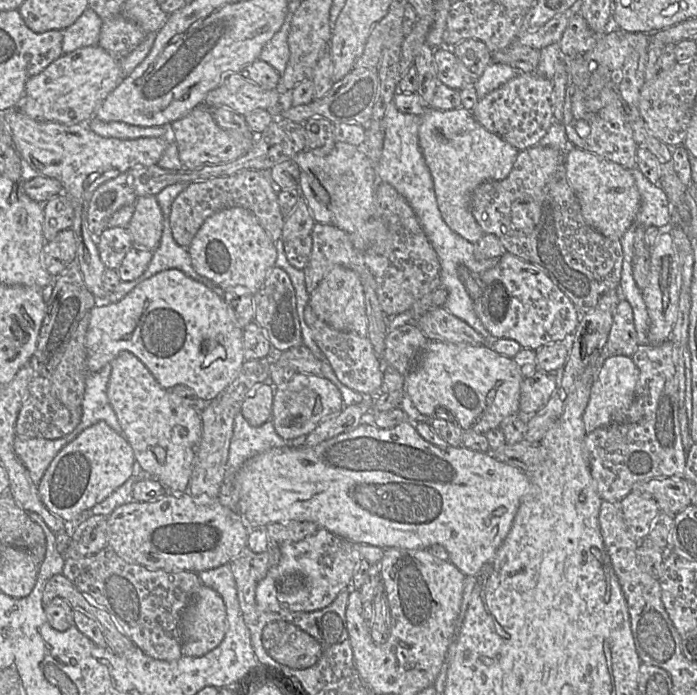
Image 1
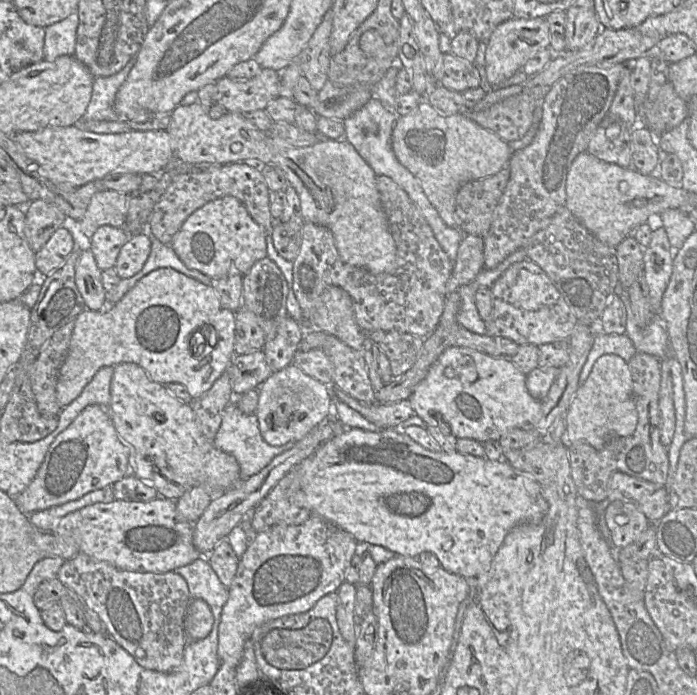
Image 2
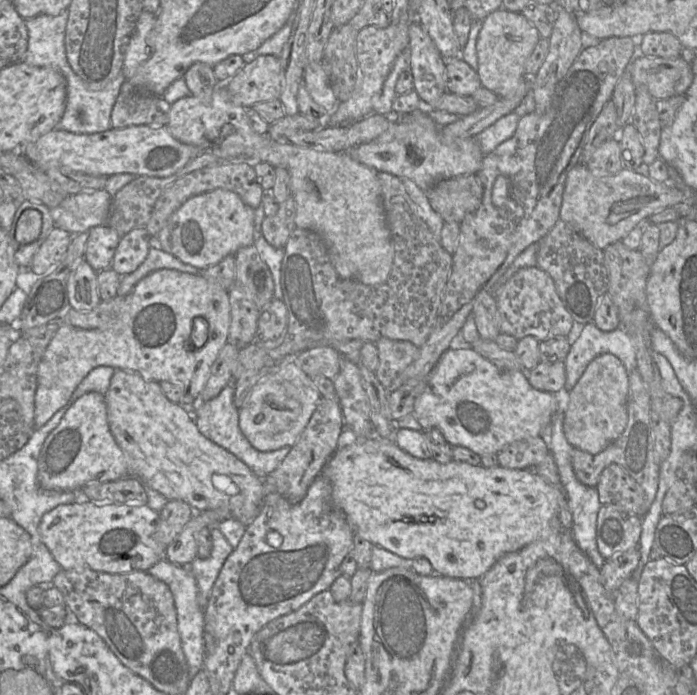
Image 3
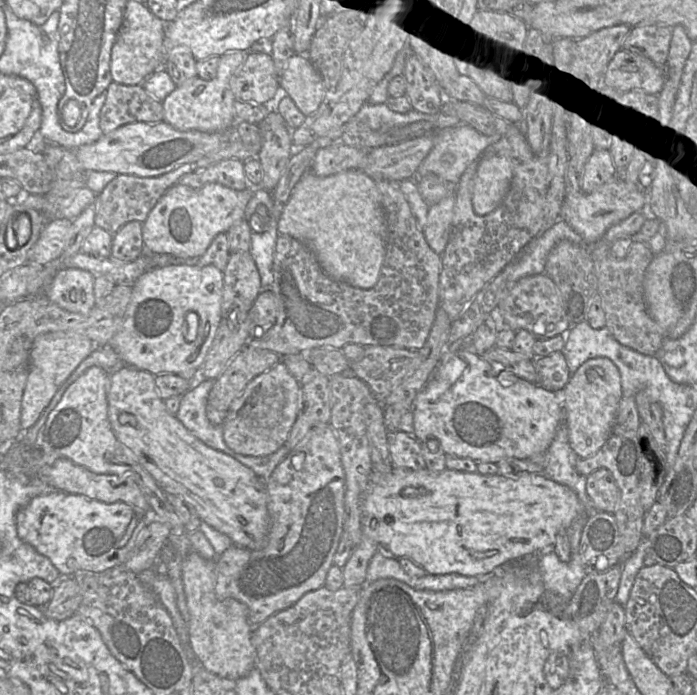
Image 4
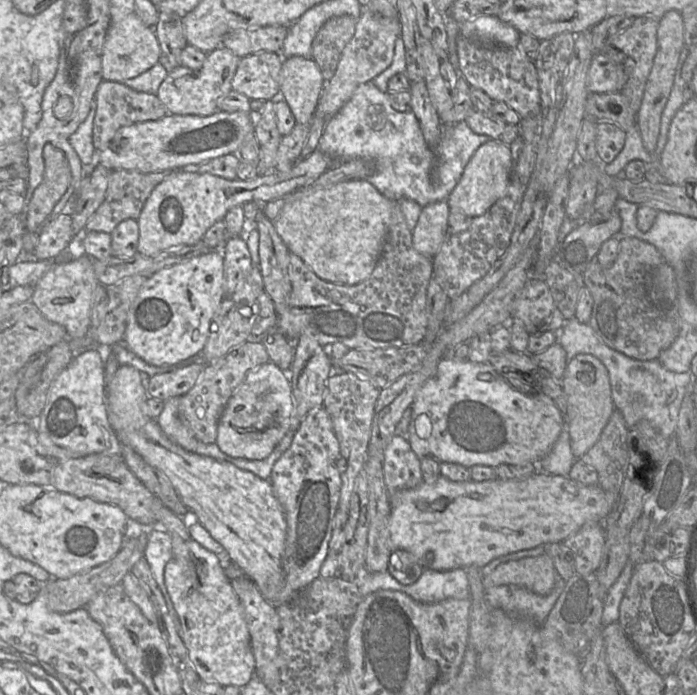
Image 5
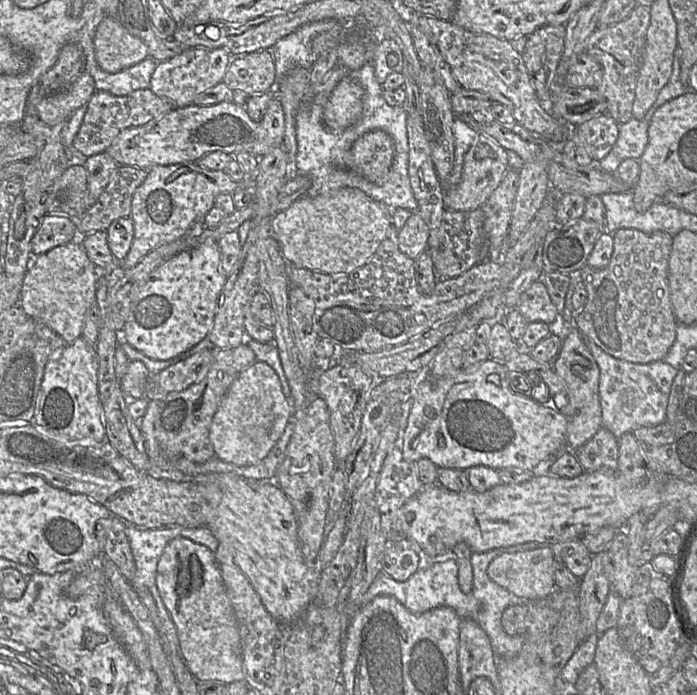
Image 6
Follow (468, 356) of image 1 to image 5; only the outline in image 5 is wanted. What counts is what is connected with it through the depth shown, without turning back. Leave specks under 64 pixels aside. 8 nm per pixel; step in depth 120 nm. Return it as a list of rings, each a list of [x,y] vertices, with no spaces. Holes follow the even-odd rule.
[[[444,356],[438,364],[436,374],[426,381],[412,403],[408,441],[420,459],[432,457],[439,462],[457,463],[467,468],[475,465],[496,468],[501,464],[539,463],[551,450],[562,429],[561,411],[545,393],[527,396],[513,390],[506,378],[488,362]],[[421,414],[427,415],[431,421],[432,431],[428,438],[419,437],[415,429],[415,420]]]

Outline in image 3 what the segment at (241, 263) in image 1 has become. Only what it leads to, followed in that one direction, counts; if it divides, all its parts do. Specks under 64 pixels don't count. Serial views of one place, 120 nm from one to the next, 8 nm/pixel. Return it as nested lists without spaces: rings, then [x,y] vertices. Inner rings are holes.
[[[218,188],[187,200],[158,234],[161,249],[199,270],[218,264],[228,255],[254,244],[254,209],[230,190]]]

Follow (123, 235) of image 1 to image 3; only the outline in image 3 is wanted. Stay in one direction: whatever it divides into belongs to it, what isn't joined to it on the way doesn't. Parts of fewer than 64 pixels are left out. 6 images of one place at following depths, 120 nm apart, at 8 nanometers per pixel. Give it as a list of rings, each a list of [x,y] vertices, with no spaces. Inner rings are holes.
[[[108,225],[94,227],[89,232],[85,259],[96,272],[112,268],[120,235]]]

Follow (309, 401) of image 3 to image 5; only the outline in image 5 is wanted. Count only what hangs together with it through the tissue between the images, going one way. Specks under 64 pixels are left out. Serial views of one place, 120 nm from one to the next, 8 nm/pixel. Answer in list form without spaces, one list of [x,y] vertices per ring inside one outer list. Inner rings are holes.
[[[268,362],[250,371],[234,391],[219,419],[216,444],[233,458],[267,458],[291,429],[294,401],[289,375]]]

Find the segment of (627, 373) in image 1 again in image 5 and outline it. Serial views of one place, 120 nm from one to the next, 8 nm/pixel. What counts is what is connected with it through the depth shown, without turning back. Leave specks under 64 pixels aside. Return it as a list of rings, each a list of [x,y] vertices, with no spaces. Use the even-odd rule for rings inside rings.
[[[578,354],[566,365],[559,381],[567,399],[567,424],[574,456],[579,459],[595,443],[615,411],[609,373],[605,365],[589,354]]]

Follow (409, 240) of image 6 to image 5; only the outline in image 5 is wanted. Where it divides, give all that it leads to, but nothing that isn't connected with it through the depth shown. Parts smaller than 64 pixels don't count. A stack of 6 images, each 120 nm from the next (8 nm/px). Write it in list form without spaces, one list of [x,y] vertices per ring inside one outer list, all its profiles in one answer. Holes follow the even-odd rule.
[[[446,199],[422,207],[412,230],[413,247],[422,255],[433,258],[444,240],[450,207]]]

